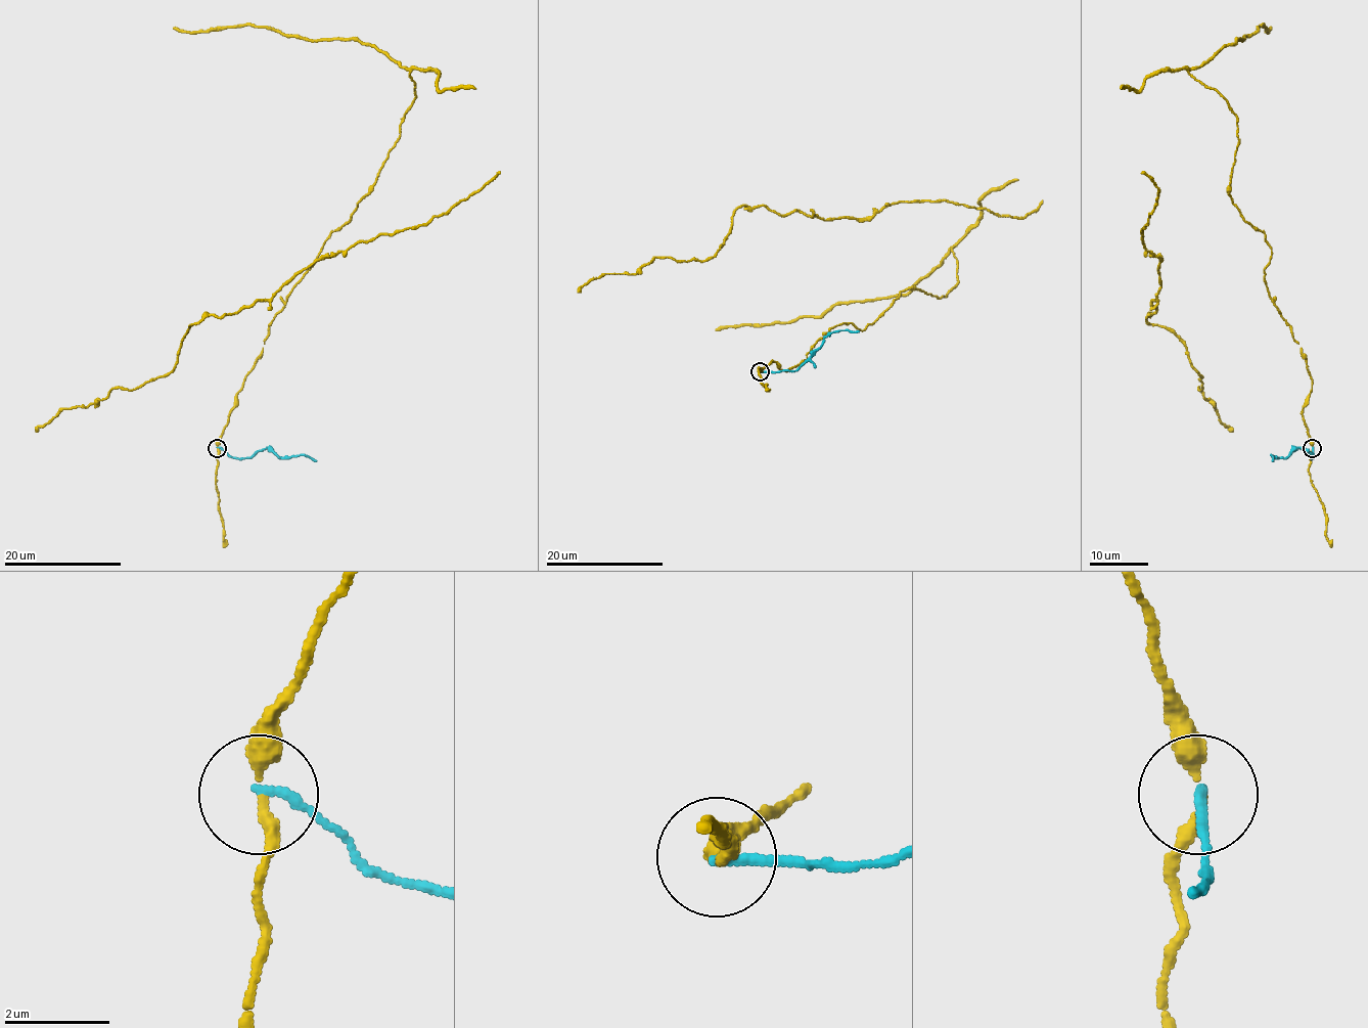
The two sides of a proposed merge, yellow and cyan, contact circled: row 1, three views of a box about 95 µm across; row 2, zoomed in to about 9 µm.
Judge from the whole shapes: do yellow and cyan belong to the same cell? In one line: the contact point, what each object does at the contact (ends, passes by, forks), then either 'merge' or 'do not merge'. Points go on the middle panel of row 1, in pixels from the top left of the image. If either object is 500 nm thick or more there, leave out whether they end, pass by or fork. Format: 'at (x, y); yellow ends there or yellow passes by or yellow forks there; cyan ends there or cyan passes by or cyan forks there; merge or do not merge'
at (760, 371); yellow passes by; cyan ends there; do not merge

